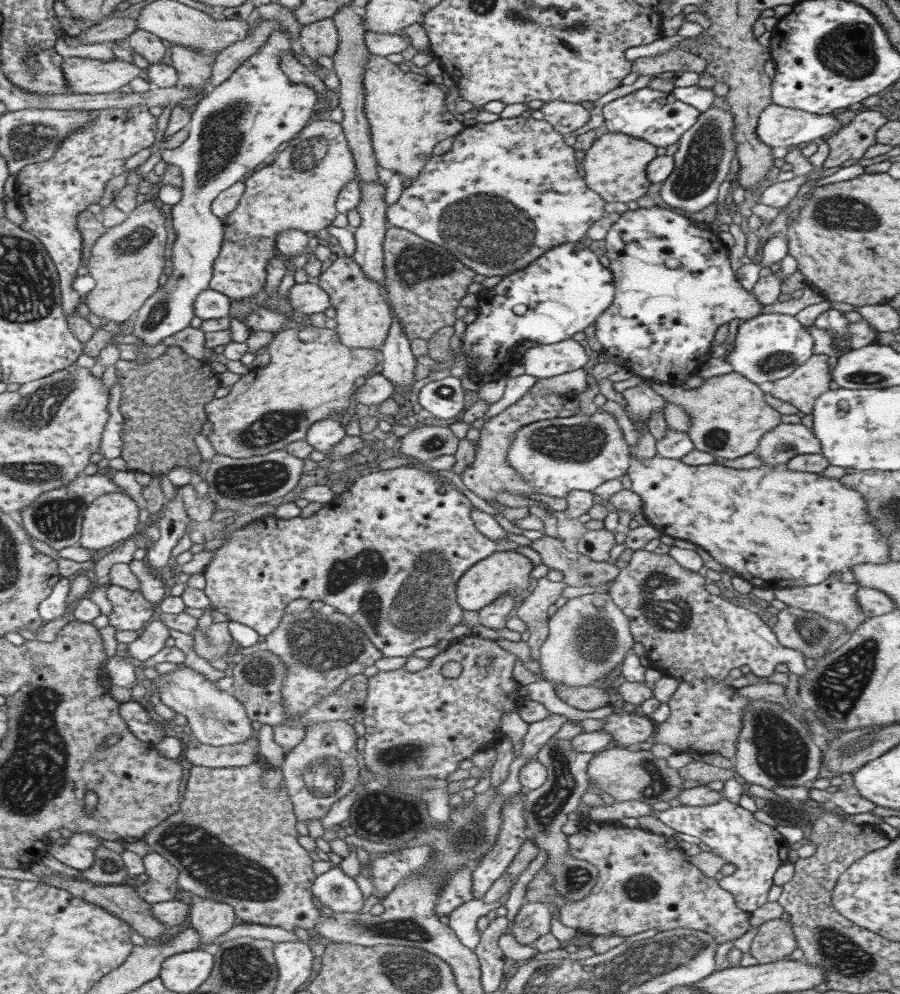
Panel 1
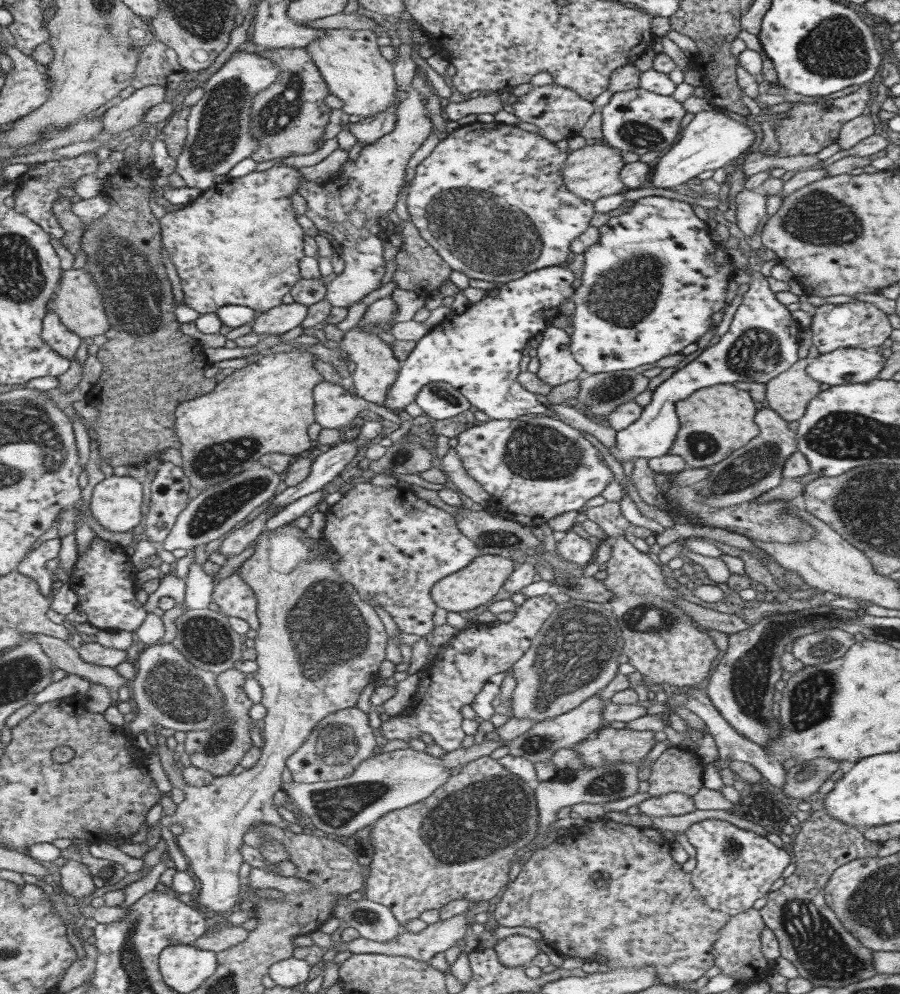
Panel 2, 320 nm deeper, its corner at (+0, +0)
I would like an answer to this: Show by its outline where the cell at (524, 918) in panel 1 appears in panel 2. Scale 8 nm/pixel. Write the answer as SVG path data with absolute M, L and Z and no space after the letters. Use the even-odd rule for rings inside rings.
M507 936L494 945L493 950L503 967L515 968L528 966L537 955L536 942L527 936Z

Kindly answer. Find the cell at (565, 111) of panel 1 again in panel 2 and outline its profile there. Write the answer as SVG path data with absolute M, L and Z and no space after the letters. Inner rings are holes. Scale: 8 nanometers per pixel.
M555 84L532 87L526 94L516 98L512 108L512 115L520 120L522 126L533 129L552 143L577 136L596 109L591 101L581 98L575 91Z

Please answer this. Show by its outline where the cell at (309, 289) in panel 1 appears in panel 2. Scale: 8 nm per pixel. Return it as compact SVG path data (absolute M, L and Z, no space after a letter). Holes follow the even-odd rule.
M283 304L255 315L252 323L252 332L260 336L276 336L287 332L301 324L305 318L307 306L297 304Z

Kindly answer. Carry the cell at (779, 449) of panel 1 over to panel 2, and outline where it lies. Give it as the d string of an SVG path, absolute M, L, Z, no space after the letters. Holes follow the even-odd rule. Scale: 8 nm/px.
M762 407L755 411L753 423L758 427L758 434L741 451L730 453L724 460L709 465L707 477L692 485L707 506L725 508L747 502L777 487L784 480L781 475L783 463L793 452L797 452L795 434L787 428L787 422L769 408Z

